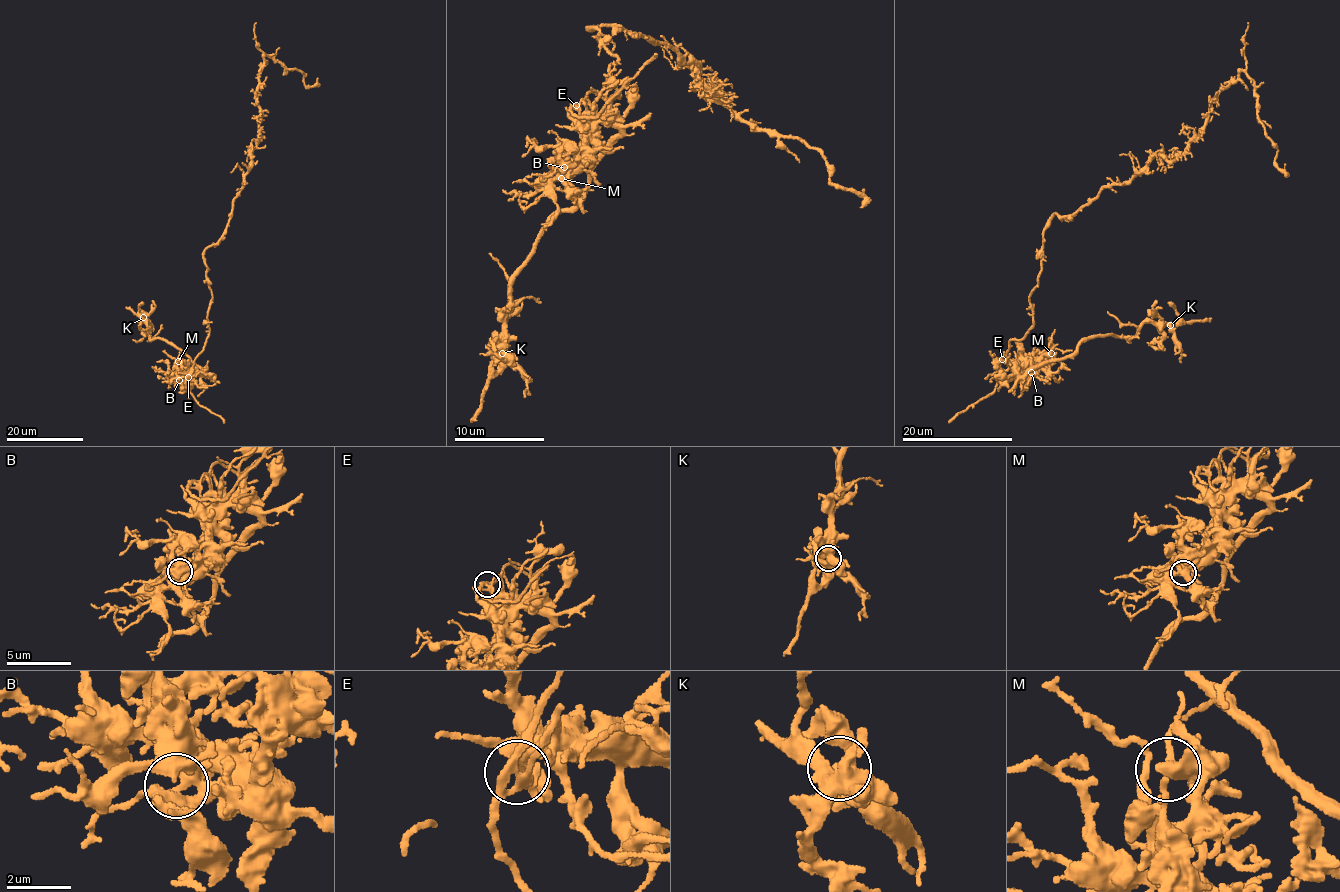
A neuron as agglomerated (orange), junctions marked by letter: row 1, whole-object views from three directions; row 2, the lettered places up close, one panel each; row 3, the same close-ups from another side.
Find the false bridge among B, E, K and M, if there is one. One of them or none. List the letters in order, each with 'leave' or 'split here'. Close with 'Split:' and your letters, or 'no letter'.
B: leave
E: split here
K: leave
M: leave
Split: E

